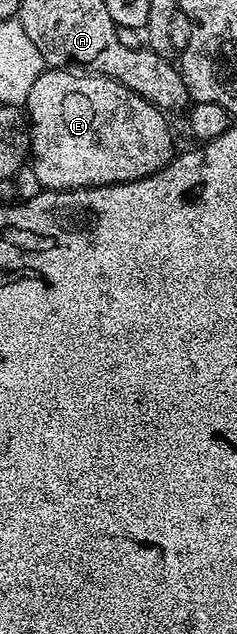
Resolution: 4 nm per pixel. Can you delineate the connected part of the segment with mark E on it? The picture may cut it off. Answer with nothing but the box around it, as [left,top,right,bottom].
[26,69,174,191]

